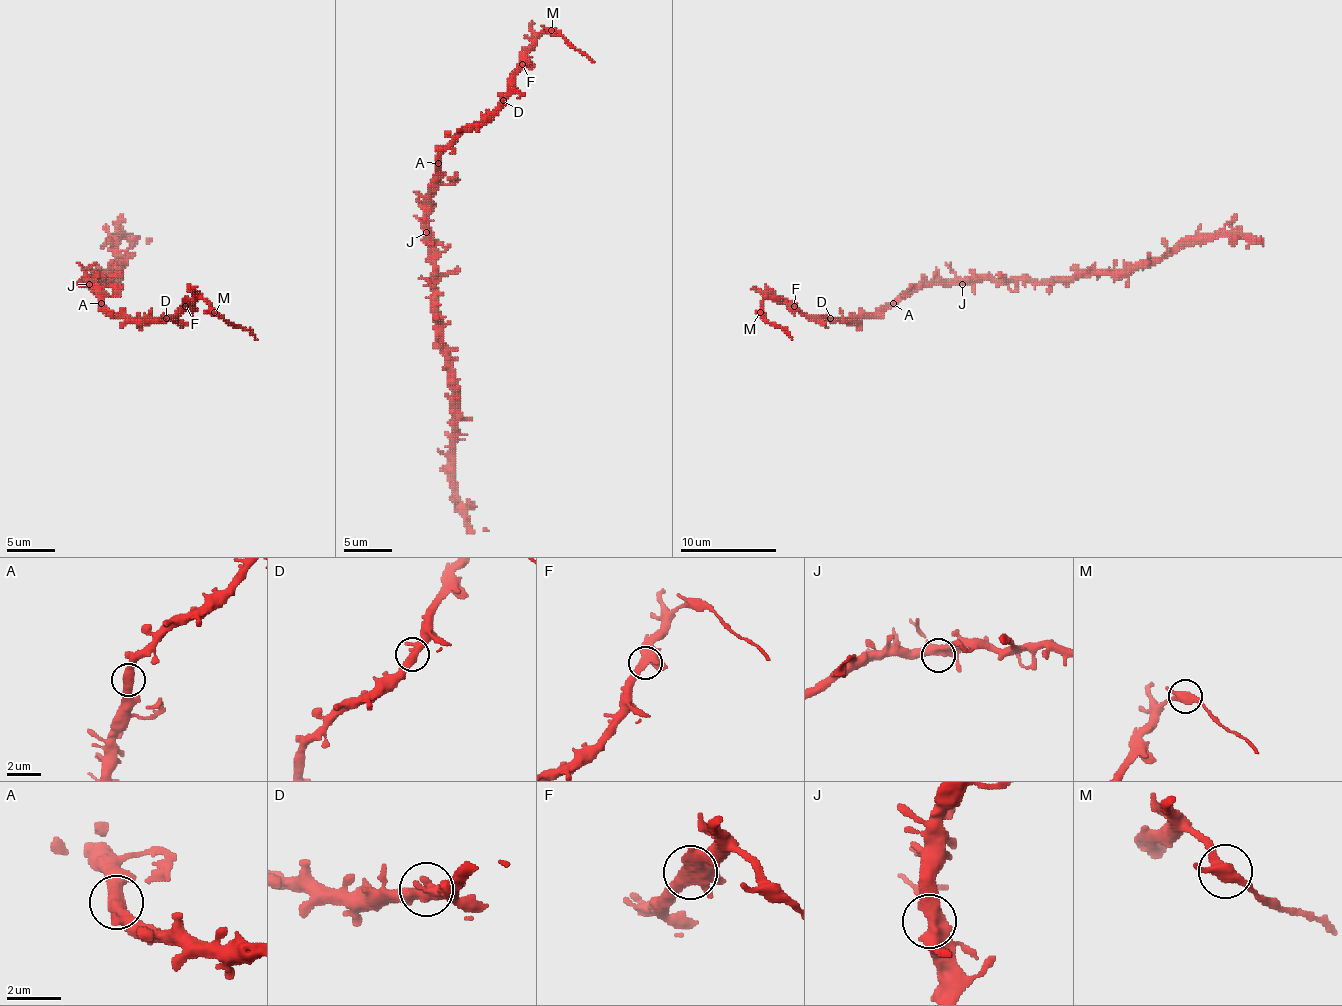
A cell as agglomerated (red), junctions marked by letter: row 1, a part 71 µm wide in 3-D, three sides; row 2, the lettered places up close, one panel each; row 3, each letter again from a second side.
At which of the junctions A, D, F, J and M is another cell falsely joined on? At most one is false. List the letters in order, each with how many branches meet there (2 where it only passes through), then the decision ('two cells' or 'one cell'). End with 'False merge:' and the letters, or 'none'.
A: branches 2; one cell
D: branches 2; one cell
F: branches 4; one cell
J: branches 4; one cell
M: branches 2; two cells
False merge: M

